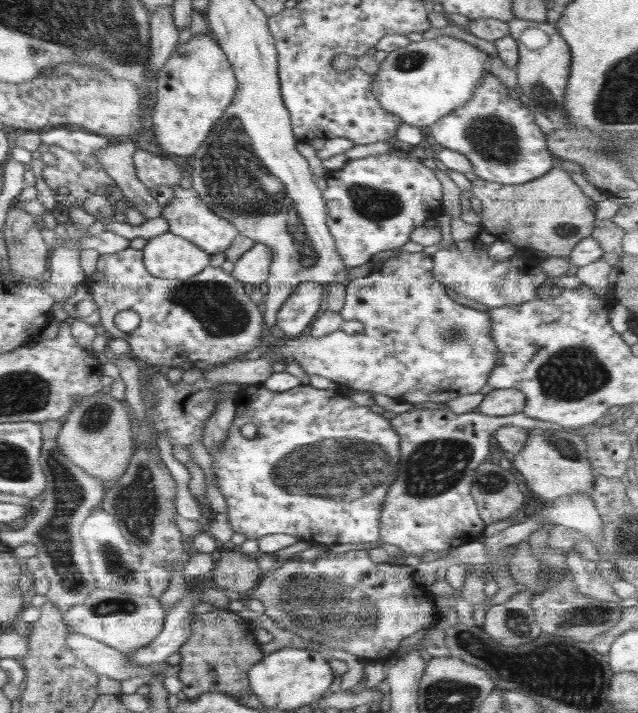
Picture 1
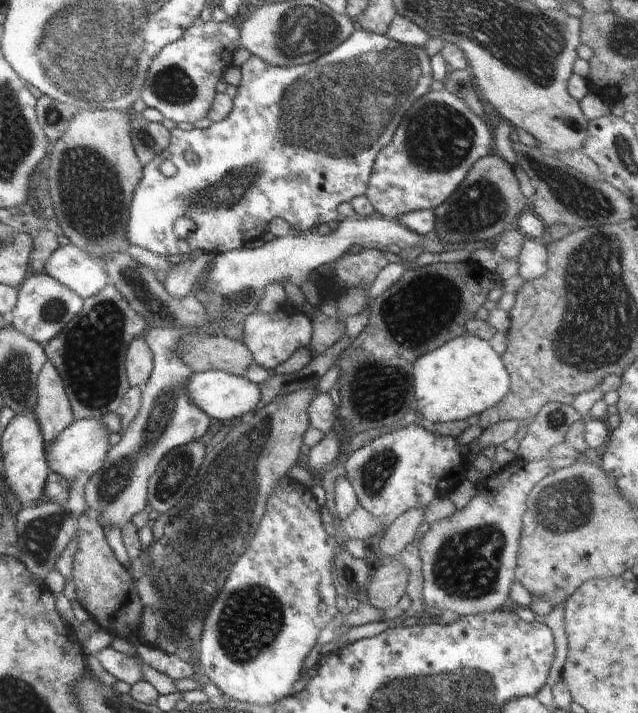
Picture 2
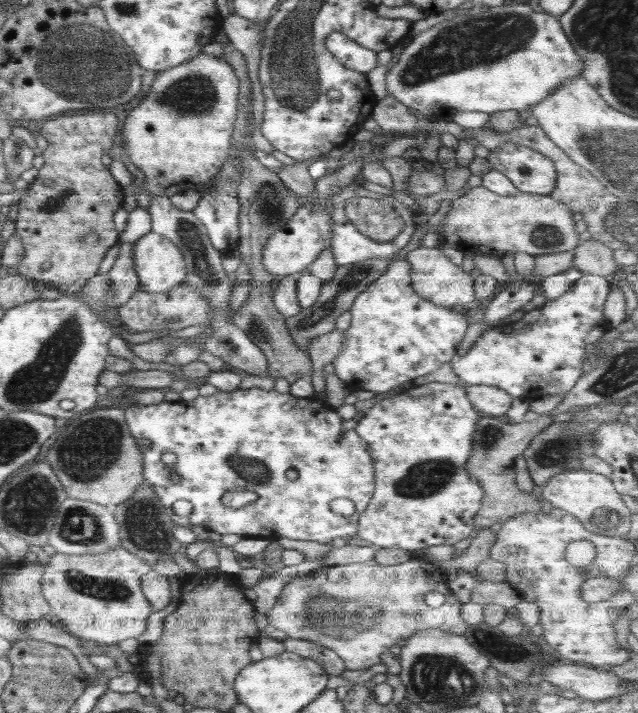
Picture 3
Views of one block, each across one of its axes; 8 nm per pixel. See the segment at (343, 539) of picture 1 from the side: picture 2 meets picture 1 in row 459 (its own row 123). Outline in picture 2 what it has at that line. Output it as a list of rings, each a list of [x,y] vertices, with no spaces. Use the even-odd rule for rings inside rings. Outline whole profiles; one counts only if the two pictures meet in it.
[[[355,30],[350,34],[340,46],[327,52],[314,62],[296,66],[277,67],[272,64],[266,64],[259,57],[251,57],[241,66],[242,79],[237,88],[238,94],[233,99],[233,107],[230,114],[224,120],[211,123],[208,128],[194,129],[184,131],[182,129],[172,129],[170,131],[170,144],[168,148],[158,154],[154,160],[150,160],[146,166],[143,166],[143,175],[134,190],[130,210],[128,210],[128,226],[126,226],[126,236],[130,245],[136,245],[148,249],[160,256],[174,256],[174,254],[188,254],[194,250],[208,250],[212,254],[223,253],[229,250],[238,250],[245,248],[246,244],[260,239],[273,218],[282,218],[295,230],[310,230],[312,226],[317,226],[323,222],[332,222],[340,219],[337,212],[338,205],[342,202],[350,202],[353,198],[365,195],[370,175],[372,174],[375,158],[387,144],[392,142],[392,137],[400,124],[404,113],[418,98],[429,91],[430,84],[433,81],[432,70],[430,67],[430,56],[425,52],[423,46],[406,46],[388,38],[386,35],[376,34],[368,30]],[[190,150],[194,152],[198,161],[196,164],[190,164],[186,161],[184,153]],[[164,160],[170,160],[176,166],[176,174],[171,177],[165,176],[160,171],[160,163]],[[178,218],[190,218],[194,222],[194,230],[188,238],[180,239],[174,234],[174,222]]]

